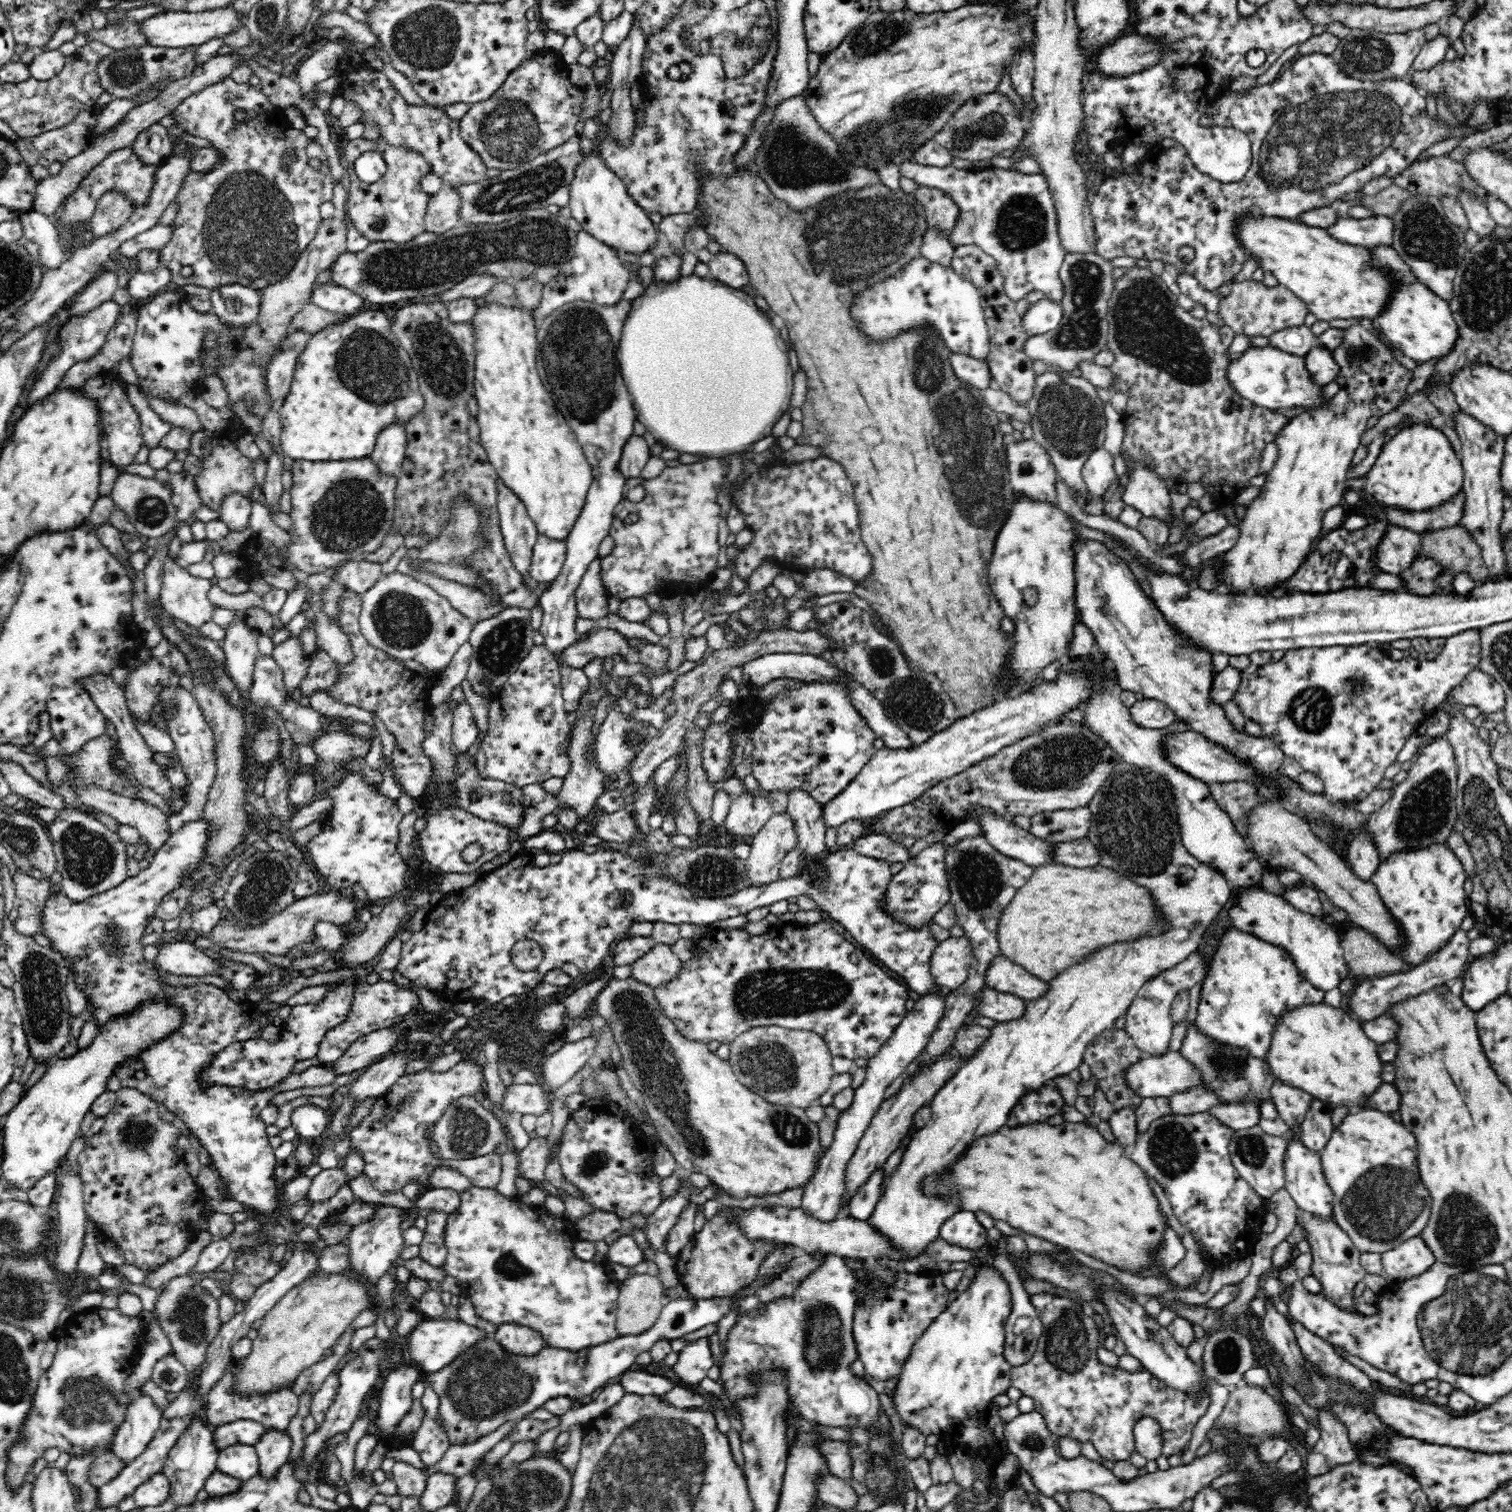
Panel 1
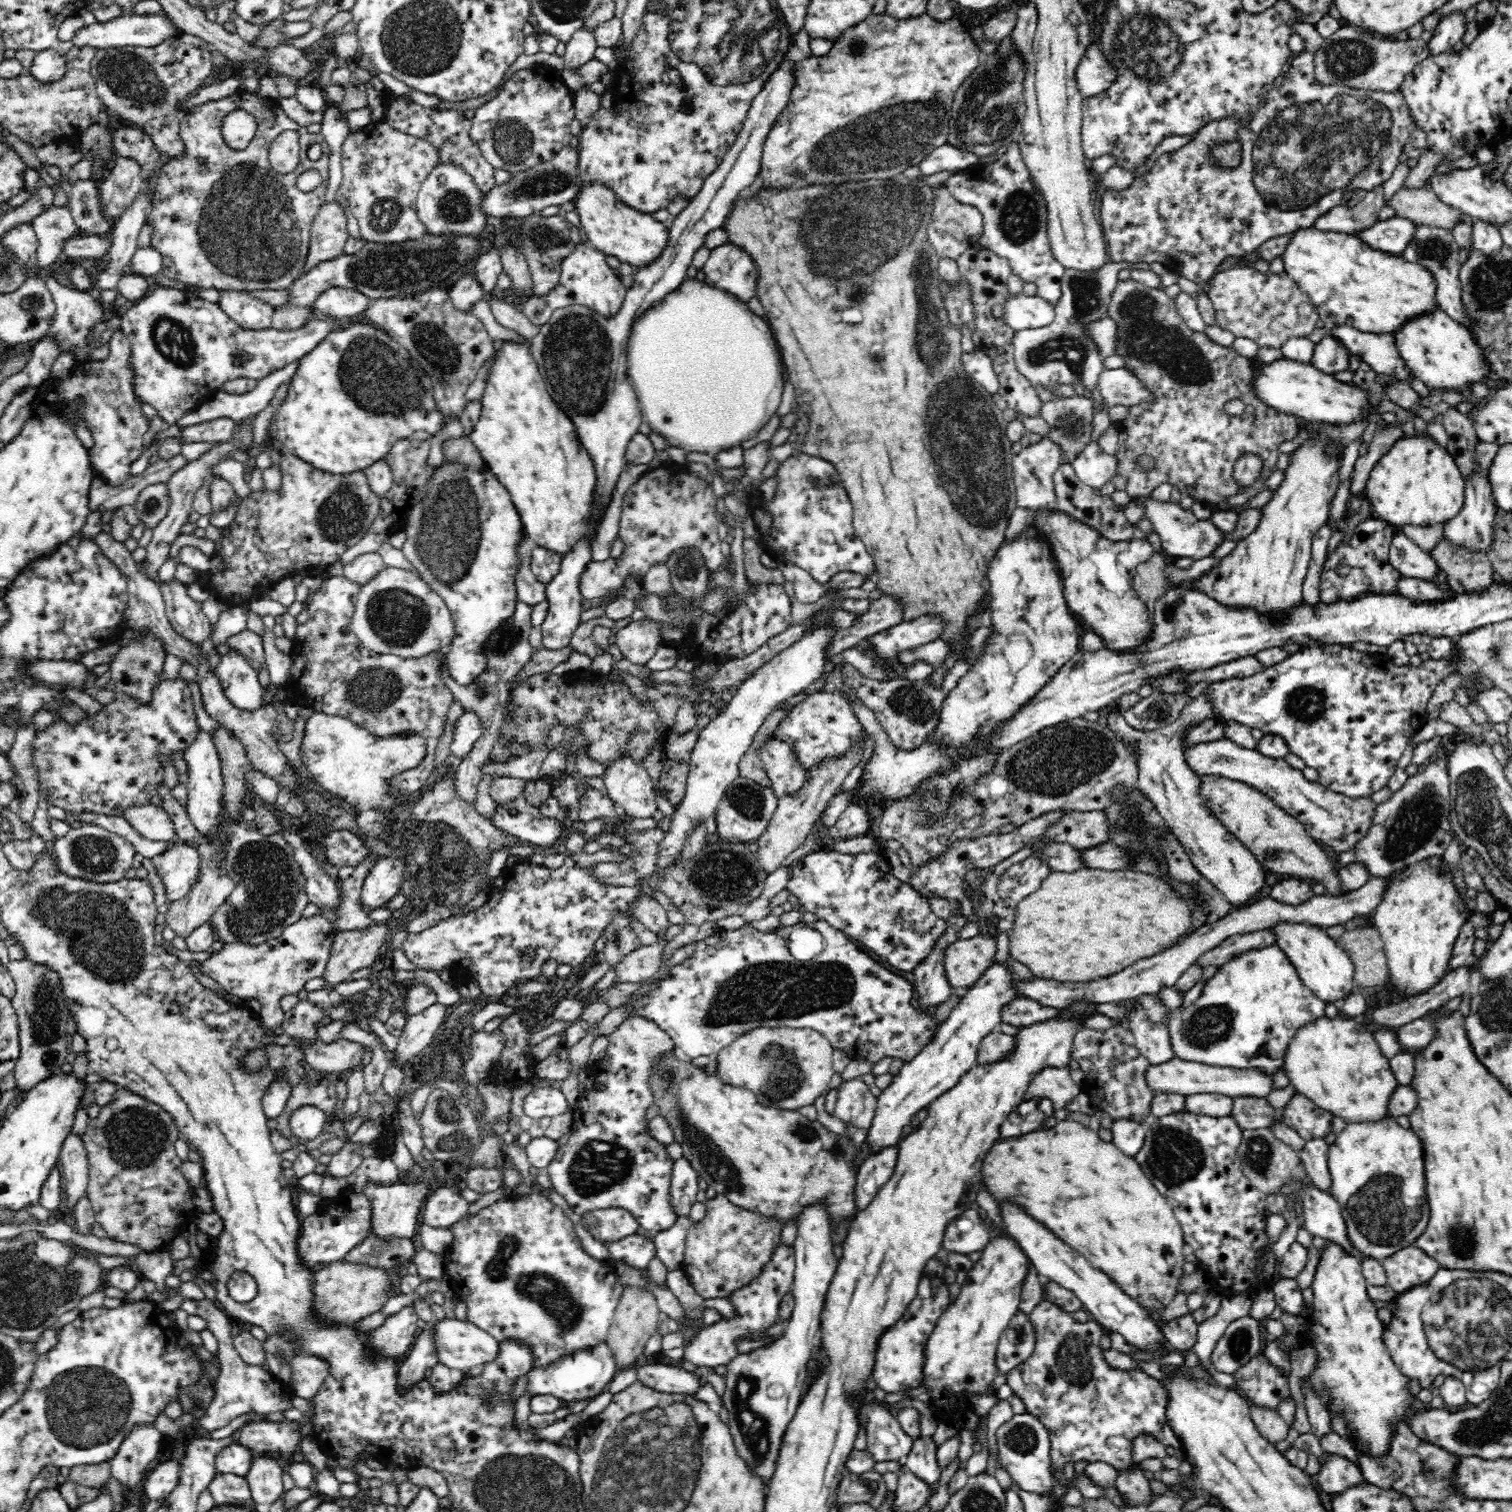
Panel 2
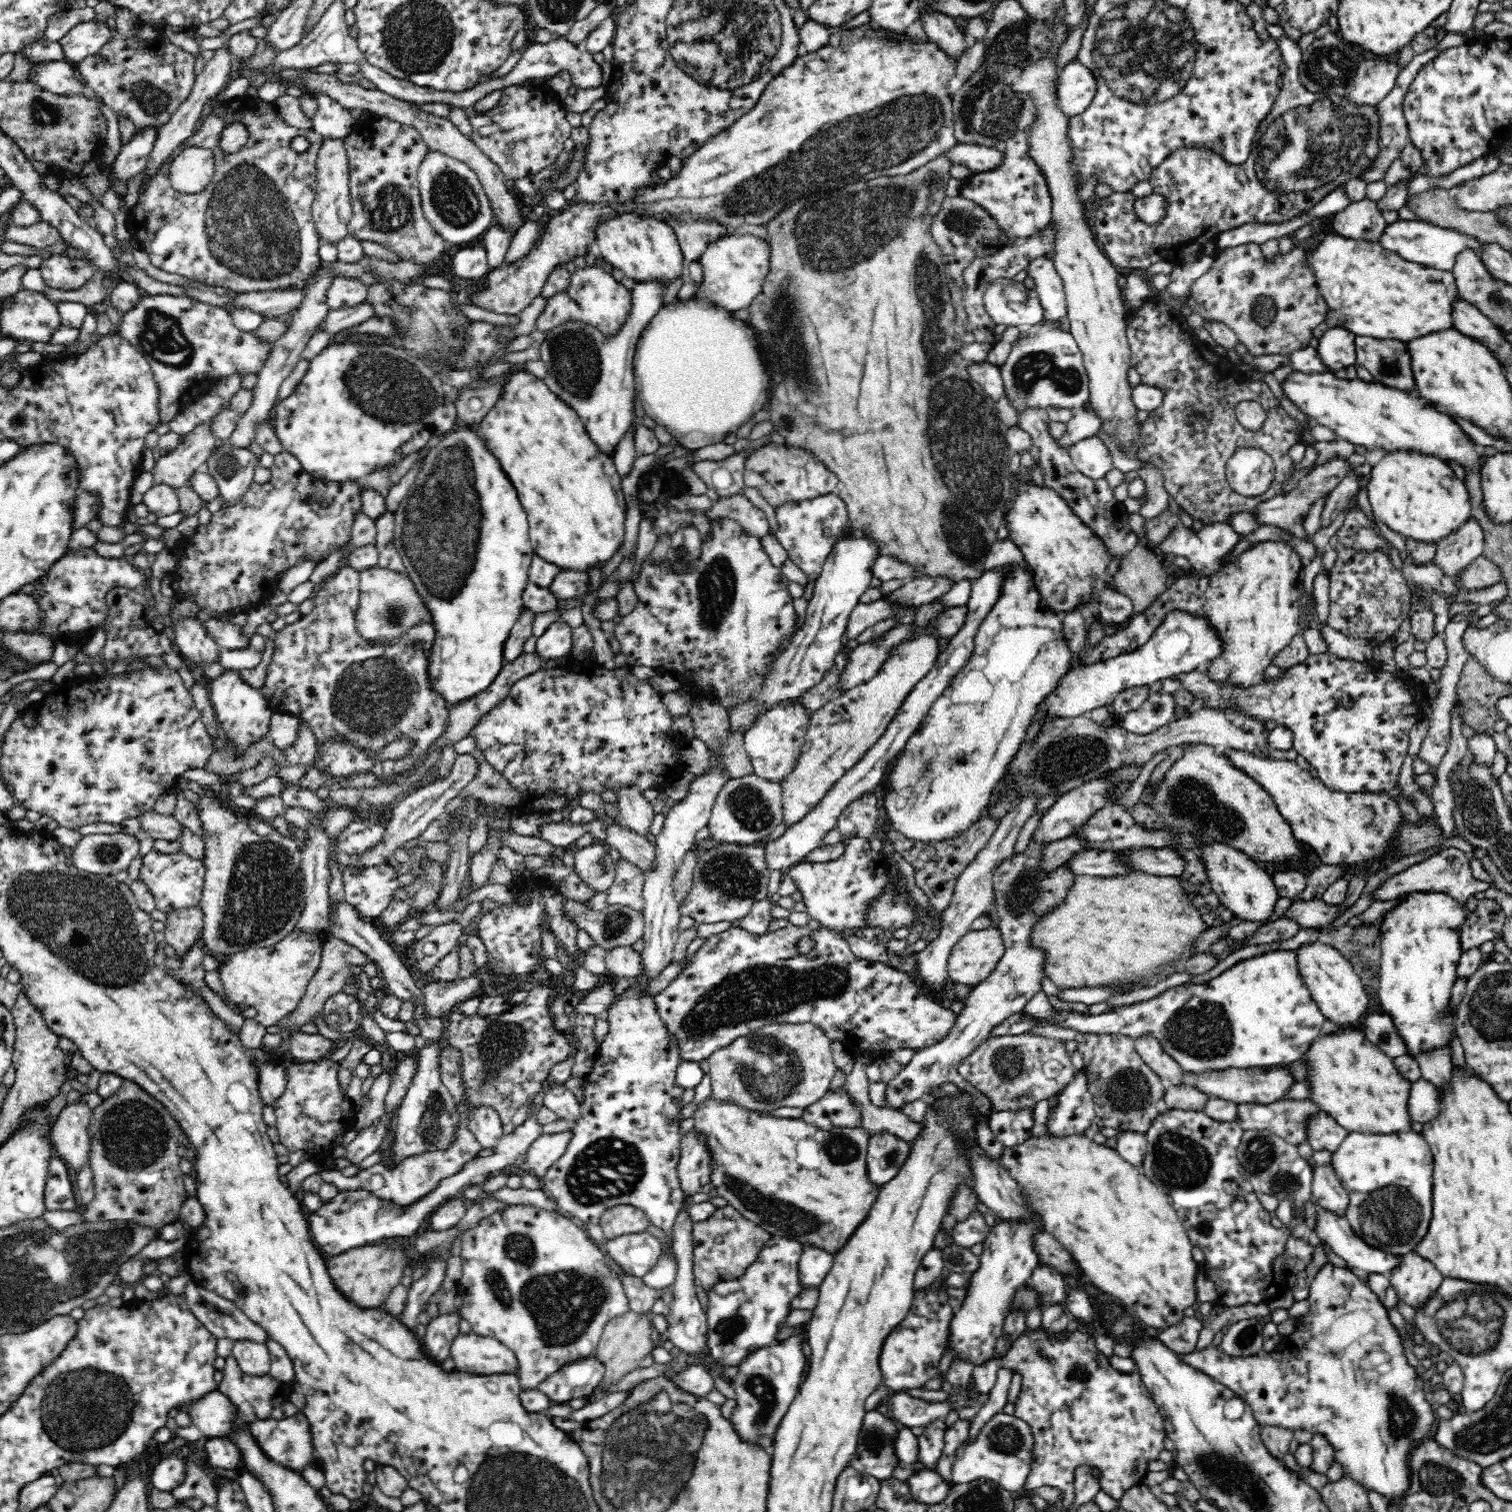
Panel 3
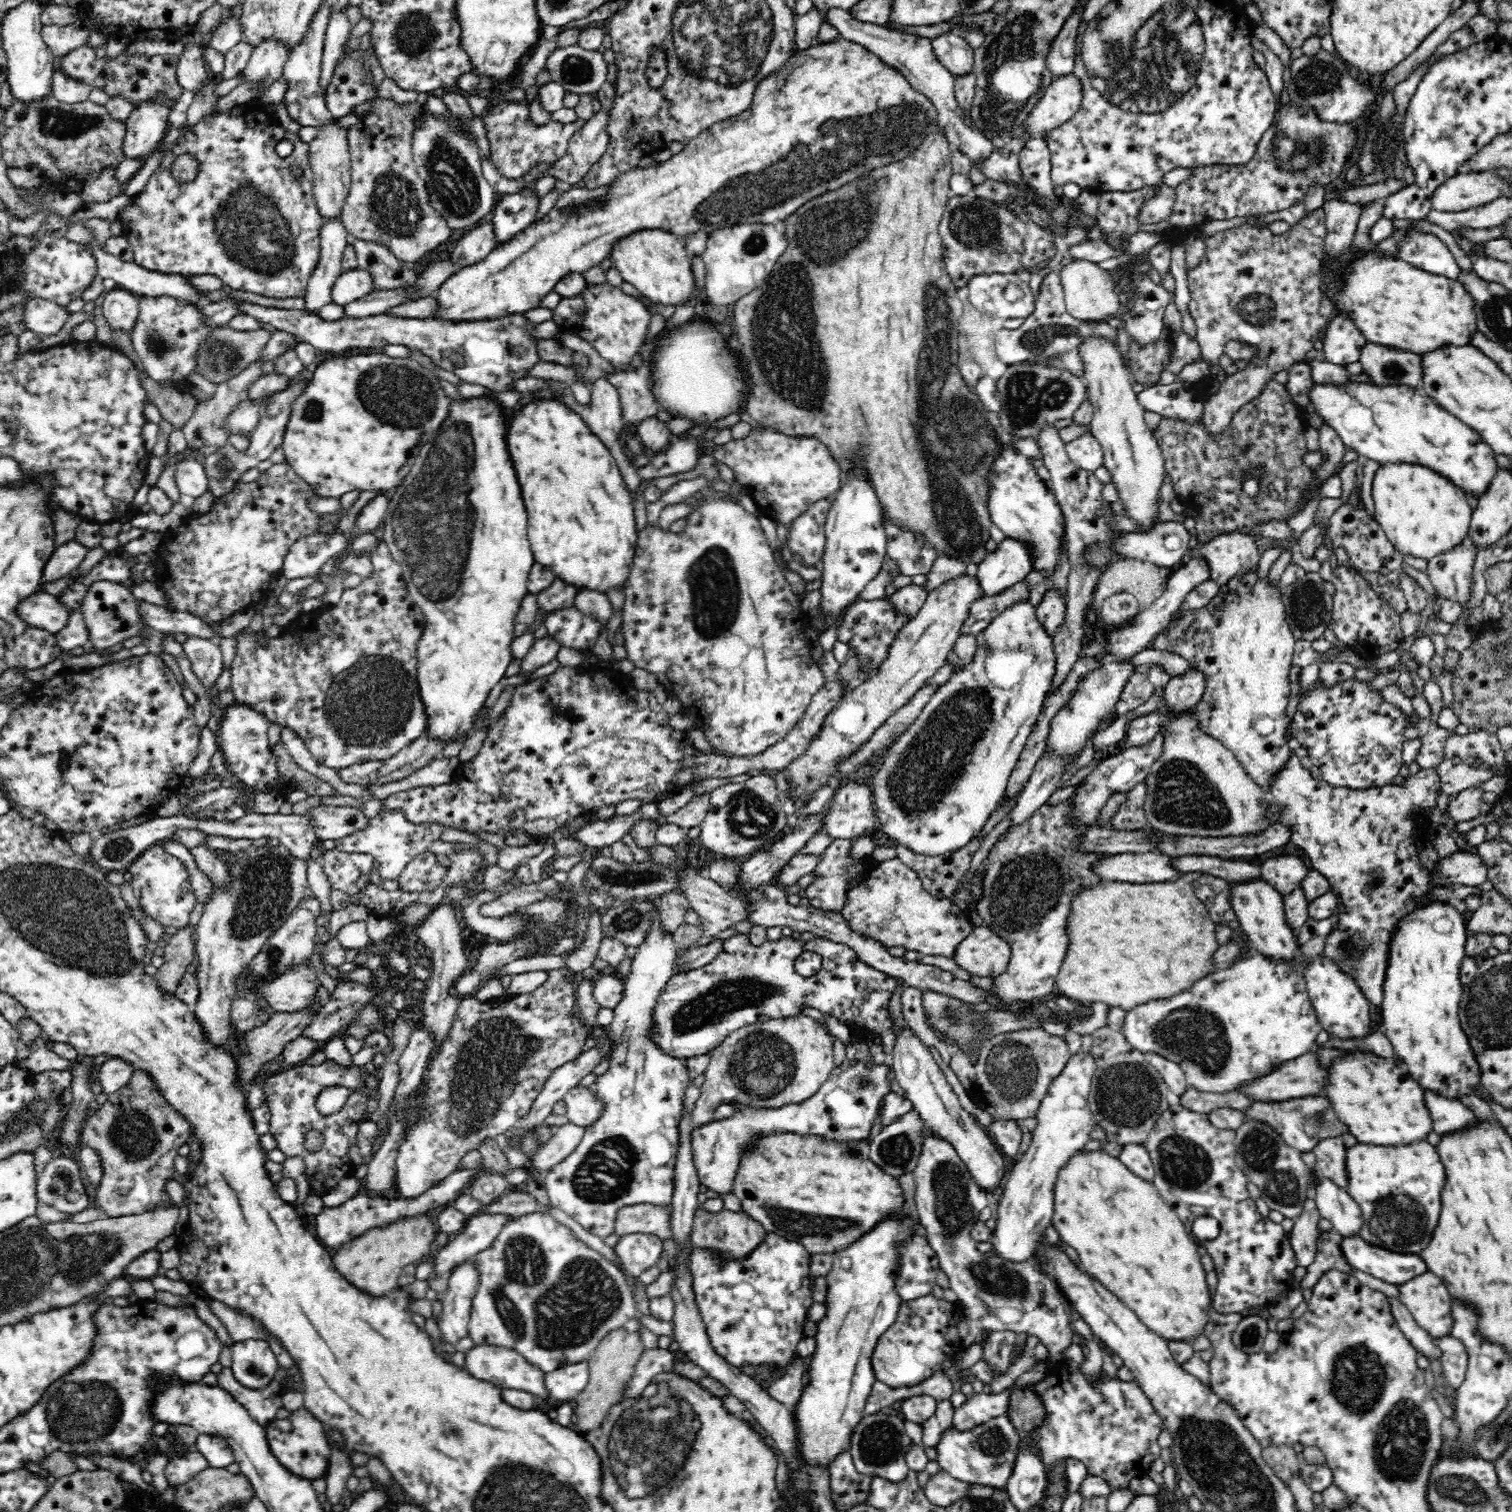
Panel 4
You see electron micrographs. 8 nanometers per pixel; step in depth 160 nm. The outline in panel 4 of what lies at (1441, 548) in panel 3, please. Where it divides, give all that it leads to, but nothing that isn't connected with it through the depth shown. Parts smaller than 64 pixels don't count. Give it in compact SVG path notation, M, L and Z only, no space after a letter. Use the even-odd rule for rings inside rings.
M1468 534L1461 544L1428 561L1426 572L1441 598L1450 597L1463 604L1472 582L1478 550Z

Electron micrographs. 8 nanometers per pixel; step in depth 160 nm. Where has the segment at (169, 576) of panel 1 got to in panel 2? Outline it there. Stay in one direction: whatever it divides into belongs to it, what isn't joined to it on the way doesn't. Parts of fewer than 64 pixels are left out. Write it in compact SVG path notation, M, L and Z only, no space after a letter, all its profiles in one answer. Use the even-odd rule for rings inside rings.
M175 577L170 582L159 583L159 589L171 626L184 637L202 644L210 636L212 626L202 612L202 603L188 595L188 584Z

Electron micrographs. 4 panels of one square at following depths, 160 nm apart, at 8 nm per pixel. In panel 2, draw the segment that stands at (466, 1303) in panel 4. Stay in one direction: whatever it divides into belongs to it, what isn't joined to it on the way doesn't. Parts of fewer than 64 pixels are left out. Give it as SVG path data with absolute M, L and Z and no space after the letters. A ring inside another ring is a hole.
M431 1325L420 1331L411 1346L406 1360L399 1361L396 1371L396 1393L406 1397L420 1382L426 1379L426 1372L436 1366L438 1359L433 1348Z

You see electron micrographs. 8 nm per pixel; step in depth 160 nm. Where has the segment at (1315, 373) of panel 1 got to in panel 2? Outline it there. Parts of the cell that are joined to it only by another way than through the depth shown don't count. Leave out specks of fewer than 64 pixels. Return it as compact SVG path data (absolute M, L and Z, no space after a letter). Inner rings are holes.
M1327 333L1315 344L1310 363L1326 374L1335 375L1336 372L1344 372L1348 368L1347 354L1348 350Z

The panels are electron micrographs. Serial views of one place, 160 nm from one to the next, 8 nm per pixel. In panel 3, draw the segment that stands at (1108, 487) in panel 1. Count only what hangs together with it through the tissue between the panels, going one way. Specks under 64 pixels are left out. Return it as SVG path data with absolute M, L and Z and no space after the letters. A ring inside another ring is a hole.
M1096 435L1073 445L1069 456L1076 469L1092 480L1104 479L1110 470L1114 470L1114 460L1108 448Z

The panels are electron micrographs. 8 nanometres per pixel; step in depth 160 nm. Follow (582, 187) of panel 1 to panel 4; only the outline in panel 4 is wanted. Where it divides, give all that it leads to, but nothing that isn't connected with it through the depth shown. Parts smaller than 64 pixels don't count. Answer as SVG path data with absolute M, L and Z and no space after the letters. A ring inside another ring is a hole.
M653 228L632 231L611 244L609 258L621 277L640 292L642 299L649 300L655 306L678 306L692 292L691 258L685 249L685 239L667 230Z

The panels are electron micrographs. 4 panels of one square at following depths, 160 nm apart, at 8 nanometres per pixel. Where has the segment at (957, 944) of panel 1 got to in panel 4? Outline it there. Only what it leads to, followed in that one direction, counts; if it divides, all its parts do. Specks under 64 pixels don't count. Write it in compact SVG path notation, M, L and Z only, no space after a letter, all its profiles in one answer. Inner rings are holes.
M985 925L974 927L972 933L956 946L952 959L960 970L970 976L990 976L1004 974L1008 968L1011 949L1004 941Z

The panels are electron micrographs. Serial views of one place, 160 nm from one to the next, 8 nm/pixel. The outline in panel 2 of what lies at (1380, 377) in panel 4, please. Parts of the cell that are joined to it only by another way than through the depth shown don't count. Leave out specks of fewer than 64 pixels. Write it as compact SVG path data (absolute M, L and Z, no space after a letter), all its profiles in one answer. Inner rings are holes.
M1350 325L1328 330L1329 336L1337 340L1348 352L1363 354L1374 370L1396 374L1400 382L1408 382L1412 374L1405 368L1402 357L1397 353L1394 337L1390 333L1374 334L1362 332Z

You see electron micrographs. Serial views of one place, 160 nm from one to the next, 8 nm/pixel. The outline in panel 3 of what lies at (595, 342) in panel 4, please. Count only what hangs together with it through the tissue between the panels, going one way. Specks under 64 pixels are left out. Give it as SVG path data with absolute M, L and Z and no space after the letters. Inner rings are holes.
M582 260L578 261L576 268L569 273L568 286L562 292L547 298L546 306L535 323L536 328L545 331L562 321L580 319L607 335L614 334L625 318L628 318L632 306L631 290L615 280L612 273L608 273L604 268L597 265L588 266Z

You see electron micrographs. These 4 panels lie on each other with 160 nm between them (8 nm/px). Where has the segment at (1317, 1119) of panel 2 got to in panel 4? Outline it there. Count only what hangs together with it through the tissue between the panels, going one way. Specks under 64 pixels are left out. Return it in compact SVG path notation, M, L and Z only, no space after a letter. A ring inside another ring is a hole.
M1343 1132L1320 1139L1313 1148L1315 1154L1315 1172L1318 1177L1330 1178L1345 1189L1345 1154L1357 1138L1352 1133Z

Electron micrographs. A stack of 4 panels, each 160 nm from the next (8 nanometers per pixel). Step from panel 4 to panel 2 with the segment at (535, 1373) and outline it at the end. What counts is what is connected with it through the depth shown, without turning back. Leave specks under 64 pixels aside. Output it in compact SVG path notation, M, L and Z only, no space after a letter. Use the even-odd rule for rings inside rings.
M444 1317L440 1321L433 1321L430 1325L438 1363L447 1368L462 1372L473 1368L481 1369L497 1355L499 1342L496 1338L468 1320Z

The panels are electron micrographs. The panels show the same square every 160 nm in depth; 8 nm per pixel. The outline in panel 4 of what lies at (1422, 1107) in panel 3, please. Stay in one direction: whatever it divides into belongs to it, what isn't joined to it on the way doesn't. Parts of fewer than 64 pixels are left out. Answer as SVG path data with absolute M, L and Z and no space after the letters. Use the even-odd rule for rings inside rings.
M1423 1089L1423 1103L1430 1115L1433 1131L1439 1135L1465 1127L1474 1116L1461 1102L1432 1089Z

